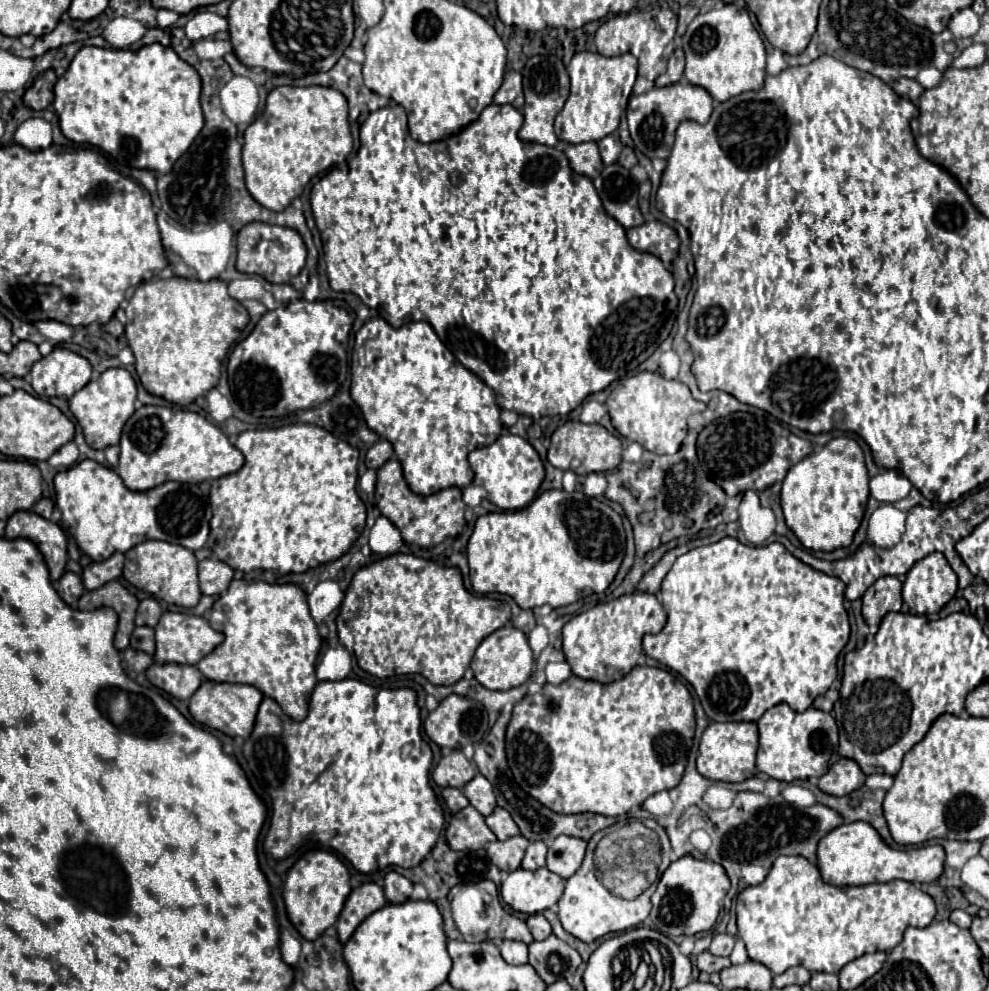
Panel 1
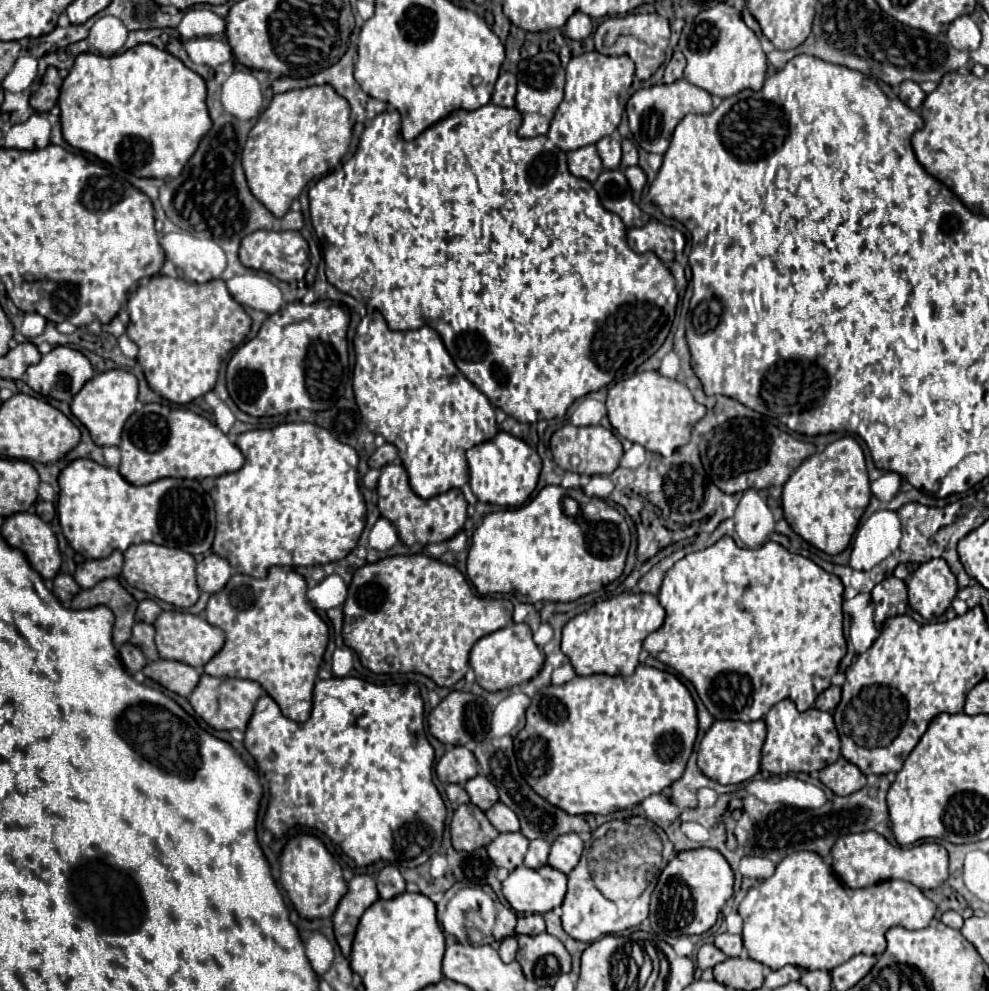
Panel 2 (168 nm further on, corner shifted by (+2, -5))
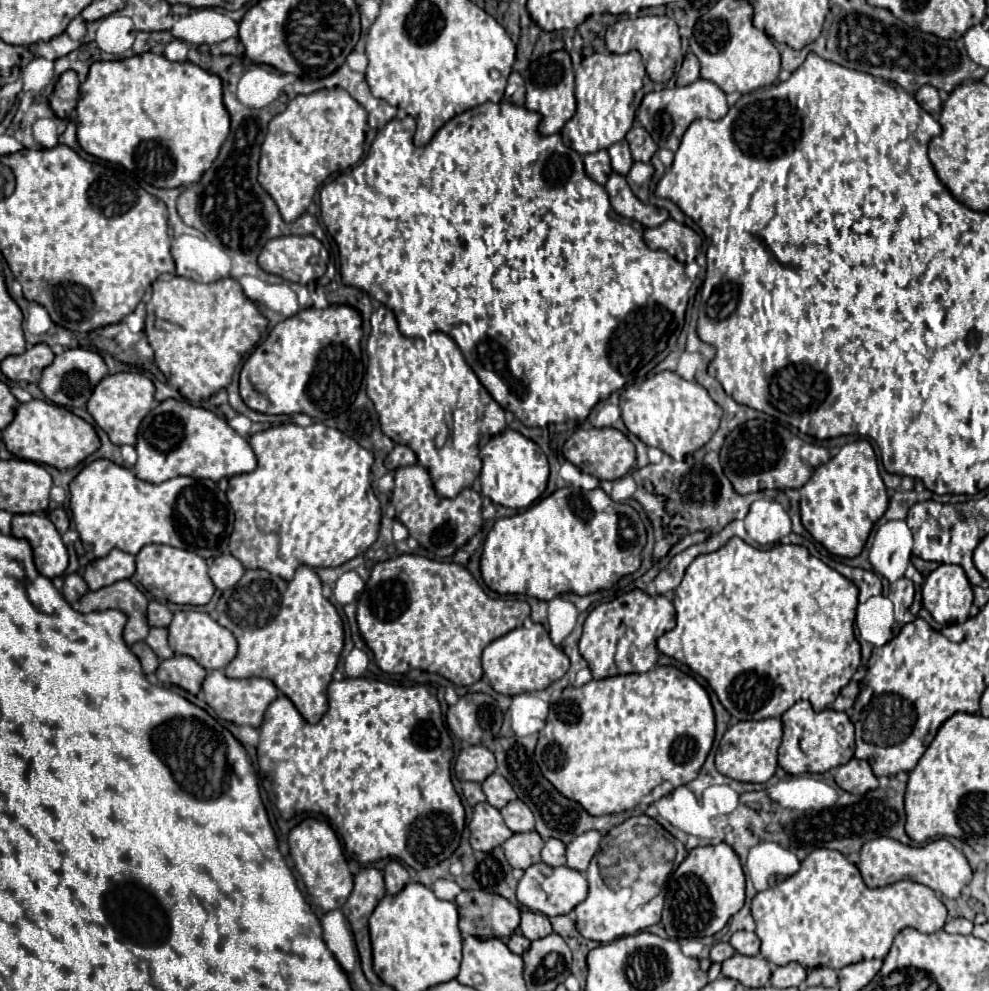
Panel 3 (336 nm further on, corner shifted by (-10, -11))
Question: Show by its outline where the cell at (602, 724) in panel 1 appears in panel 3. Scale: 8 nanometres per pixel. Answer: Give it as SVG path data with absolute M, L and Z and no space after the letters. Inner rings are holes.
M656 666L654 670L644 672L644 674L612 676L612 678L604 678L604 680L590 680L588 684L584 684L580 688L576 688L576 686L564 688L560 700L550 704L550 714L548 714L546 726L540 730L540 738L538 738L538 746L536 746L536 760L538 760L538 766L542 768L542 774L554 784L554 788L558 788L558 792L562 792L570 800L578 800L586 808L586 812L590 812L592 816L602 816L602 814L618 814L618 812L624 812L638 804L654 804L662 796L670 794L674 788L692 782L698 776L698 772L712 748L712 742L714 742L714 710L712 710L710 696L704 690L704 686L700 686L690 674L684 674L682 670L678 670L674 666Z

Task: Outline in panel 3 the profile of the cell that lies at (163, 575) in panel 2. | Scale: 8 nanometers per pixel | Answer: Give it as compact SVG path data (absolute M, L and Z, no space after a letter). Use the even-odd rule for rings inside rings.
M150 544L144 546L136 554L136 572L134 578L156 598L168 600L174 604L190 604L200 606L208 604L214 594L214 584L208 576L206 560L190 550L180 550L174 546L162 546L162 544Z

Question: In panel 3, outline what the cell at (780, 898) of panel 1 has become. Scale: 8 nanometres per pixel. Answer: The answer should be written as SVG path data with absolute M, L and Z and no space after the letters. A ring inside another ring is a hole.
M816 848L802 860L802 868L796 874L764 892L758 892L752 900L752 916L756 920L756 936L762 940L762 956L776 966L798 962L806 970L816 966L840 970L848 964L860 962L862 958L884 958L892 946L894 936L902 928L912 926L924 934L934 934L942 930L948 918L946 906L940 902L932 888L912 880L898 880L884 888L868 888L858 866L848 862L842 852L828 848Z

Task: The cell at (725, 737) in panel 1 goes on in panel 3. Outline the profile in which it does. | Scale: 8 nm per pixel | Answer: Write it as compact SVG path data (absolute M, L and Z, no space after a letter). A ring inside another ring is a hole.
M766 718L766 720L744 720L732 724L716 752L716 768L728 778L738 782L768 782L776 772L778 748L782 742L782 720Z

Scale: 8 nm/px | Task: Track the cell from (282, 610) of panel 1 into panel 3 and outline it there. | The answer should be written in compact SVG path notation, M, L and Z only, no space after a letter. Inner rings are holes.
M300 566L296 570L294 580L286 582L280 576L274 576L266 570L246 570L246 574L240 578L240 582L228 590L222 592L218 606L218 624L228 628L234 638L238 640L238 654L236 658L226 666L228 678L268 678L276 684L276 688L286 694L298 712L310 722L316 724L324 712L328 710L328 698L326 688L332 682L332 674L338 664L338 656L344 648L344 628L342 618L336 612L334 604L324 598L322 594L322 582L314 568Z

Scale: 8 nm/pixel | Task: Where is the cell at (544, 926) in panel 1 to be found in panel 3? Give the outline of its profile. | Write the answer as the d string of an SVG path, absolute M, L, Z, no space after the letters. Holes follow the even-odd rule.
M522 912L520 914L520 932L528 938L528 940L538 940L538 938L544 938L552 932L552 926L550 926L550 920L540 914L540 912Z

